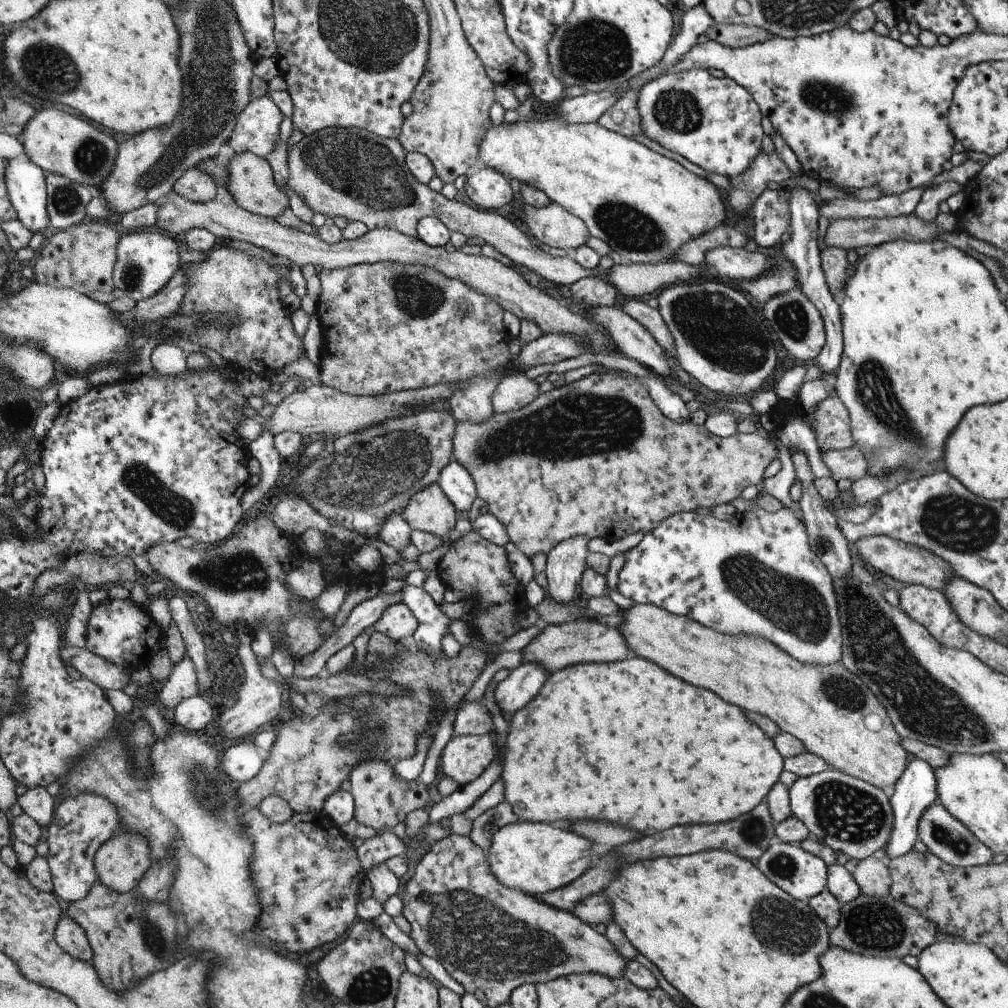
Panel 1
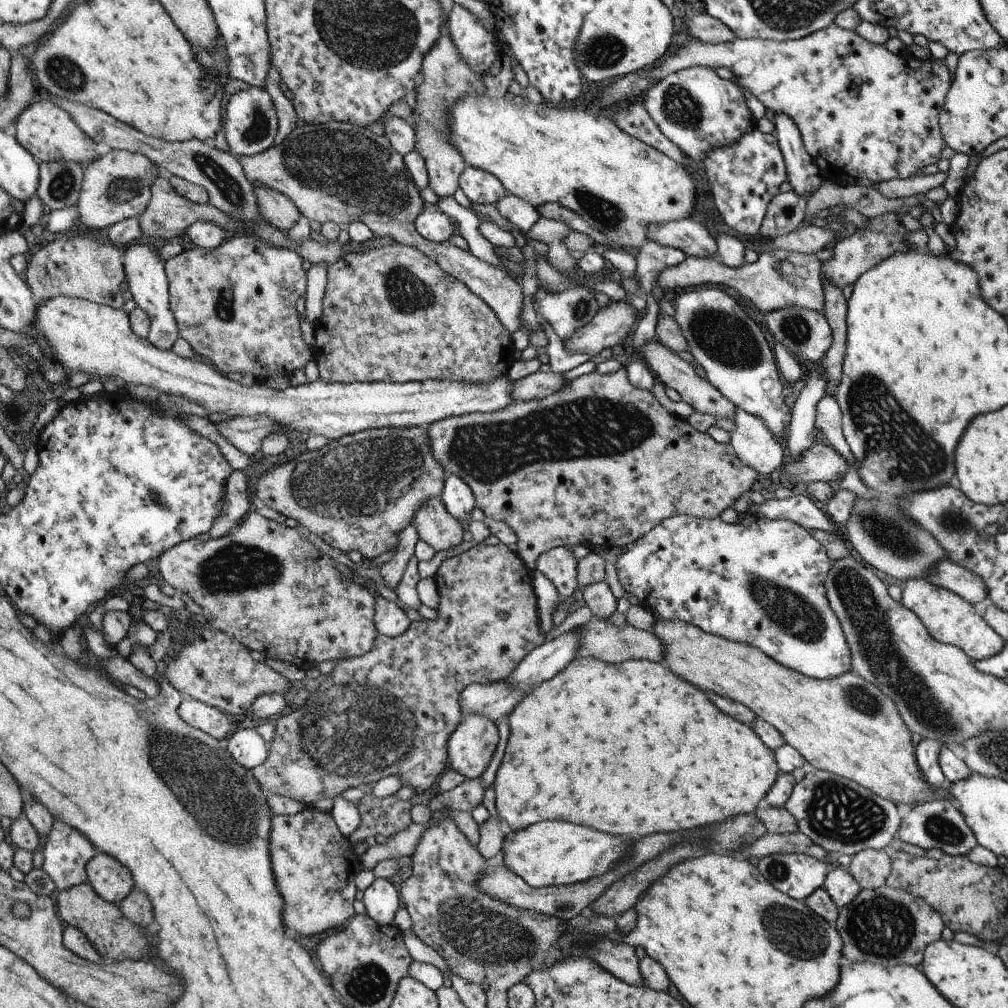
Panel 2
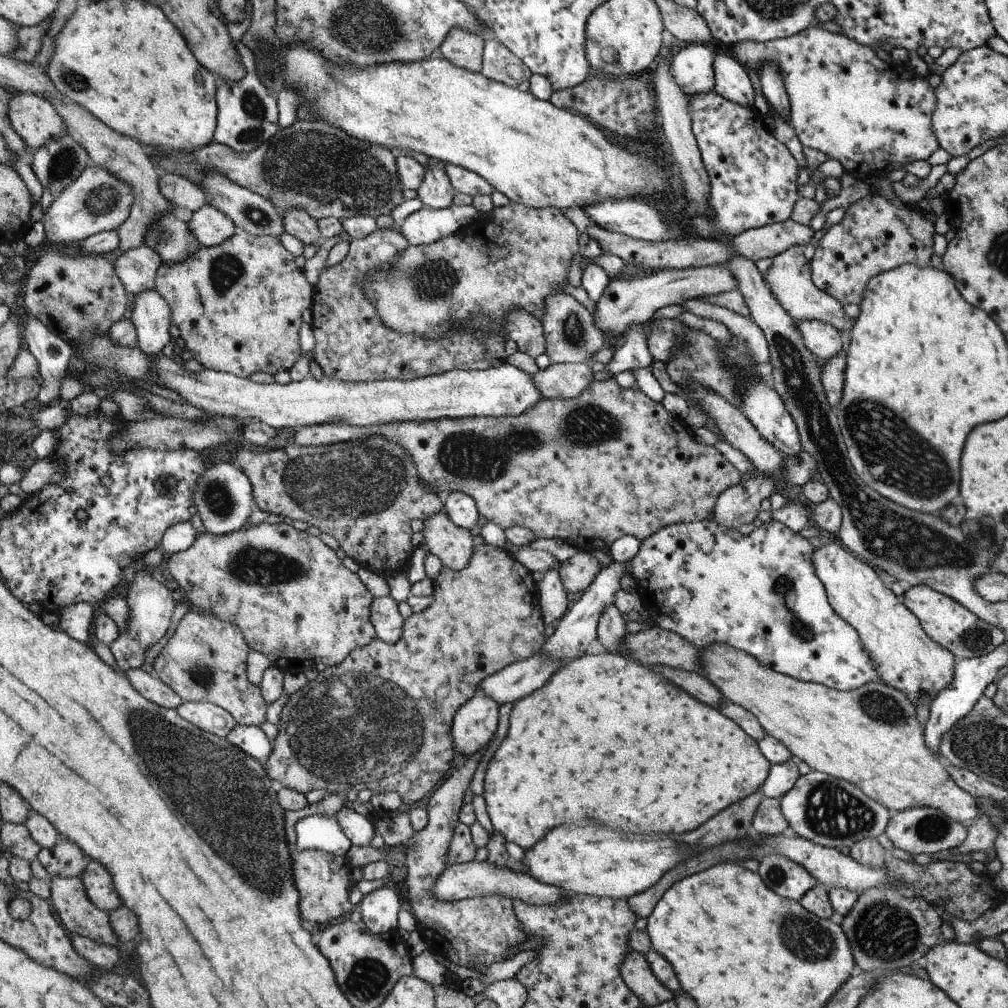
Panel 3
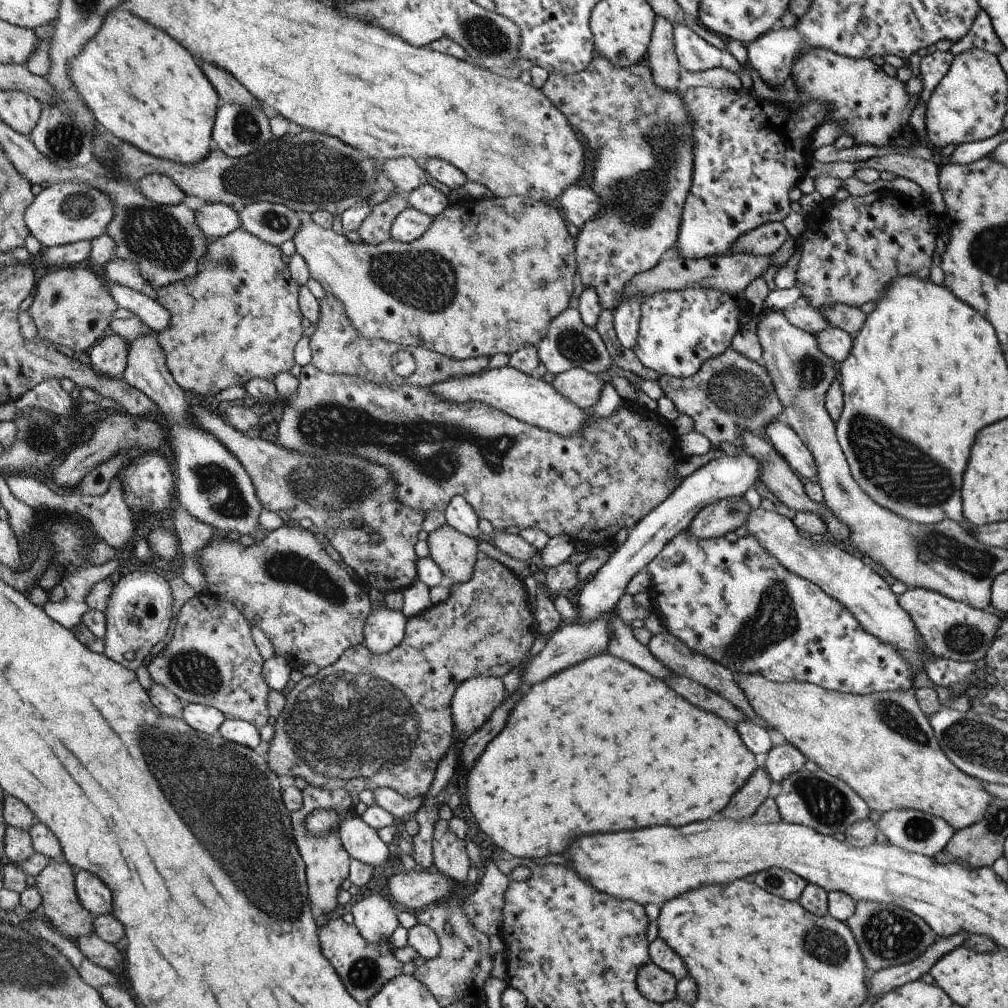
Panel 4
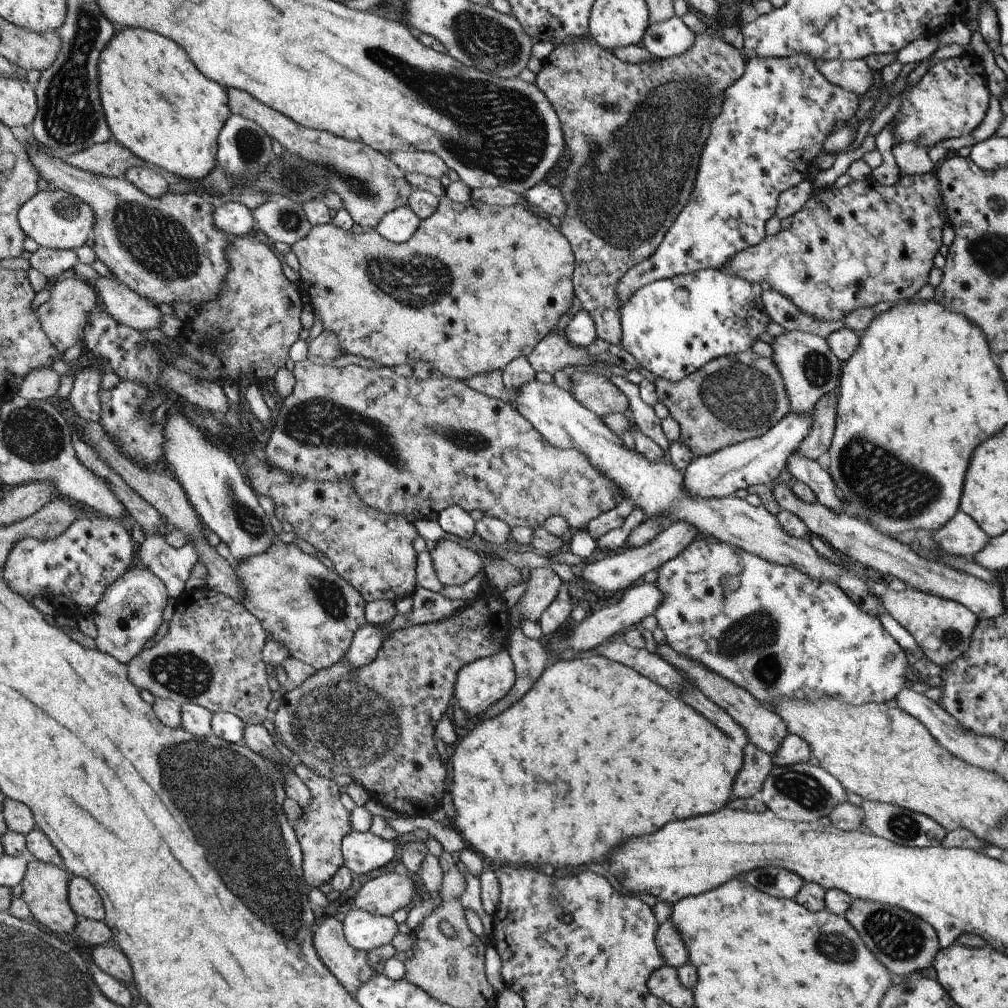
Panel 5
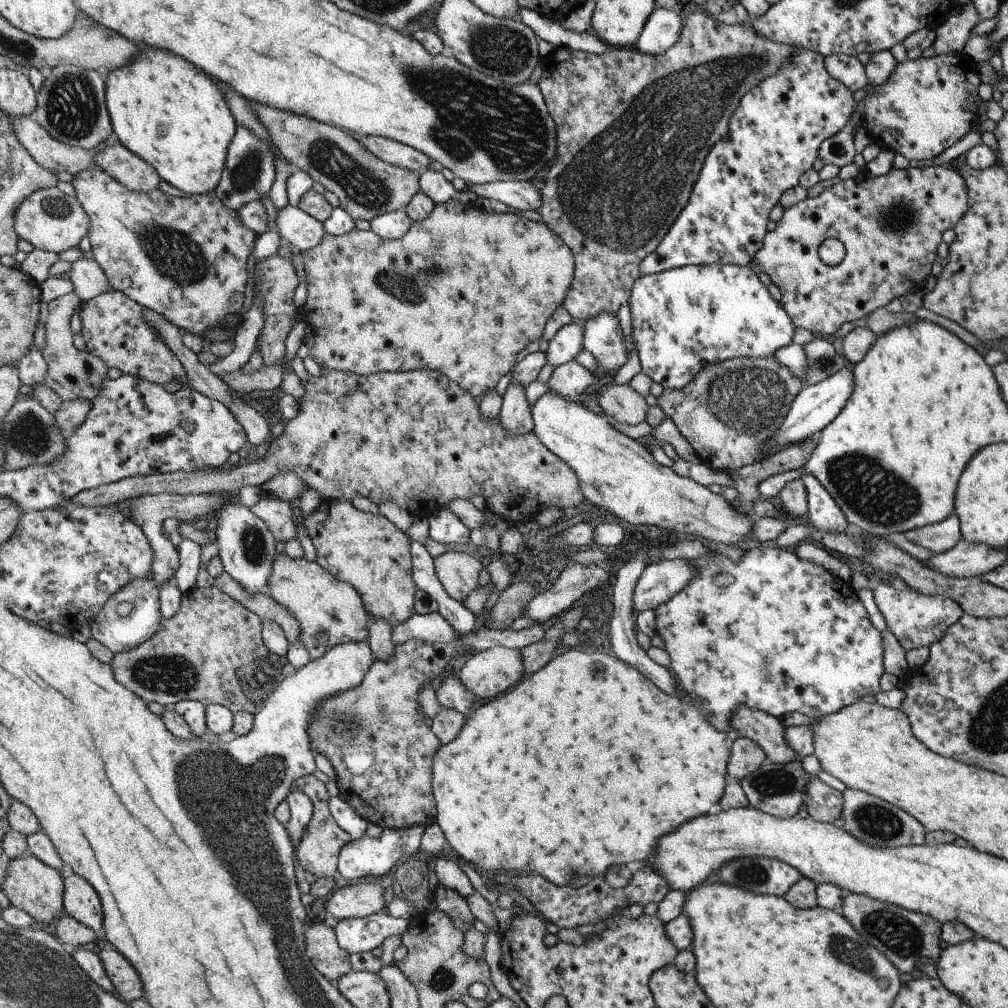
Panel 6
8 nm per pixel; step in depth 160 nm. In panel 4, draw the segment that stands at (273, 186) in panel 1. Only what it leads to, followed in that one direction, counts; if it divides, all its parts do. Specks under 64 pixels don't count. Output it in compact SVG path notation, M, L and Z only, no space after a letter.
M494 195L488 199L464 199L450 204L443 213L434 218L435 222L432 222L431 229L423 237L410 243L392 240L376 245L366 242L355 243L348 240L345 234L340 234L332 228L319 226L312 220L302 223L293 240L296 252L304 258L307 264L310 278L320 283L326 294L332 294L334 298L344 304L344 310L347 311L352 327L359 332L362 338L384 340L400 346L420 347L459 360L472 360L472 358L480 357L491 359L499 353L510 356L523 349L524 346L538 346L549 333L551 323L564 310L569 309L572 290L574 290L572 280L574 280L578 256L574 256L576 244L574 244L574 238L570 238L570 234L566 230L566 222L564 222L562 214L558 214L556 208L532 198L496 197Z

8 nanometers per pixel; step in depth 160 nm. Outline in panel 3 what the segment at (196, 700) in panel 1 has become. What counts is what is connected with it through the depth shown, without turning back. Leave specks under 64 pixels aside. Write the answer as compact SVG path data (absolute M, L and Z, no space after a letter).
M183 701L177 710L184 720L223 739L237 725L227 710L206 701Z

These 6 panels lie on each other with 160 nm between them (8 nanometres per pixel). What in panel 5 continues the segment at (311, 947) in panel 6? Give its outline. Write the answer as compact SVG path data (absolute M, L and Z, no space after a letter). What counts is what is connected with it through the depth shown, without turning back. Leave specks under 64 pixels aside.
M335 917L326 918L315 932L316 950L322 962L332 971L349 992L355 992L376 972L368 964L368 953L348 942L343 922Z

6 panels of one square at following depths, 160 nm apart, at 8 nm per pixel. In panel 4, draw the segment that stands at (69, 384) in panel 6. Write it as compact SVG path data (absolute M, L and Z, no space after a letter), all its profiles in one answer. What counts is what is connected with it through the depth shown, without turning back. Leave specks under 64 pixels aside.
M74 265L58 268L40 278L36 294L28 314L34 319L38 336L56 345L66 346L75 352L88 350L100 336L105 336L106 328L118 312L118 304L110 296L108 286L90 268Z

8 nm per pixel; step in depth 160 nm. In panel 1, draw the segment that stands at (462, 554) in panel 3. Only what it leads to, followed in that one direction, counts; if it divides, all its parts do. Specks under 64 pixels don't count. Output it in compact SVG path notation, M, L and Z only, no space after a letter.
M437 482L416 493L401 515L412 531L429 532L444 540L457 521L454 503Z

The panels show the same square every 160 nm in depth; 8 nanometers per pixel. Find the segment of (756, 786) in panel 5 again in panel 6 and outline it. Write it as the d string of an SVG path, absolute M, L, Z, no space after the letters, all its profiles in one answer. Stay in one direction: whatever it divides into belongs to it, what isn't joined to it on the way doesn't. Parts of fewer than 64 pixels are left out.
M740 737L731 746L731 758L727 766L730 778L742 780L744 776L759 770L767 762L767 754L758 743L750 738Z

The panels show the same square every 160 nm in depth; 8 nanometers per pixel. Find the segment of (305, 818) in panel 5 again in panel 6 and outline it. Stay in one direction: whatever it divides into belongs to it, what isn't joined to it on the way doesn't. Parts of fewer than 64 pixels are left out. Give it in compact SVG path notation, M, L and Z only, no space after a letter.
M308 775L295 781L297 790L300 790L310 798L313 804L313 816L308 822L307 828L302 834L300 844L296 844L296 857L300 870L310 872L316 878L338 878L339 854L344 846L351 842L350 834L347 834L332 818L328 810L328 790L326 784L318 780L316 776Z

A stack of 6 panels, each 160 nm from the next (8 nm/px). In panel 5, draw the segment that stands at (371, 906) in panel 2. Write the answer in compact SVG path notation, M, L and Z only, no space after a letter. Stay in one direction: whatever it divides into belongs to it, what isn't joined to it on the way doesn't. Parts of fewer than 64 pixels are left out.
M352 908L343 921L348 942L367 953L378 946L390 944L398 933L398 925L392 916L375 915L356 908Z

